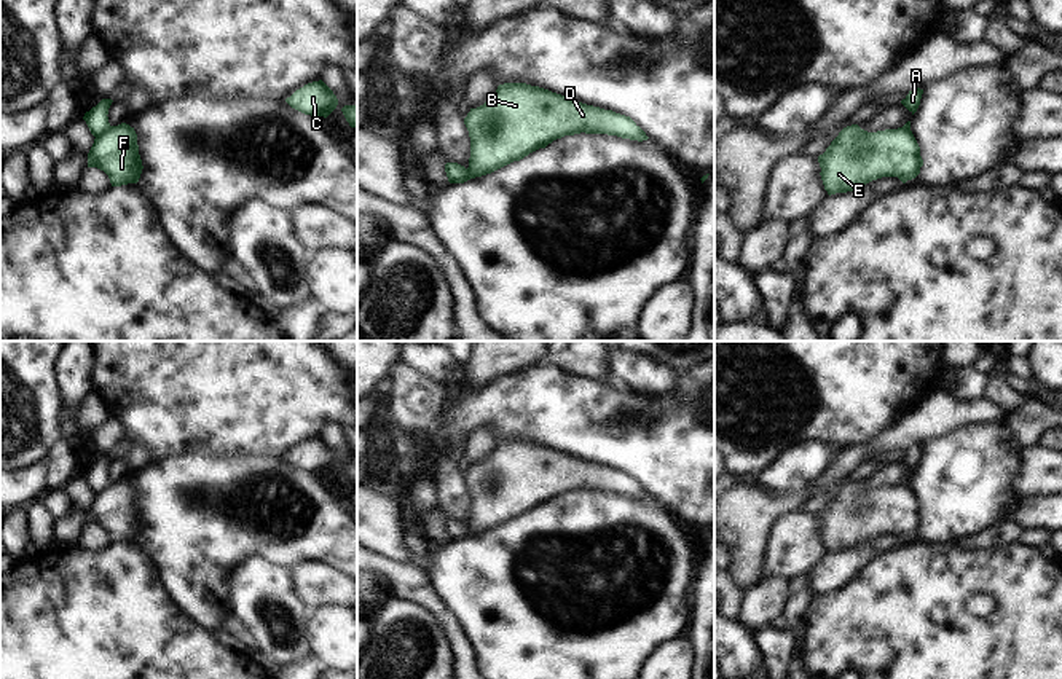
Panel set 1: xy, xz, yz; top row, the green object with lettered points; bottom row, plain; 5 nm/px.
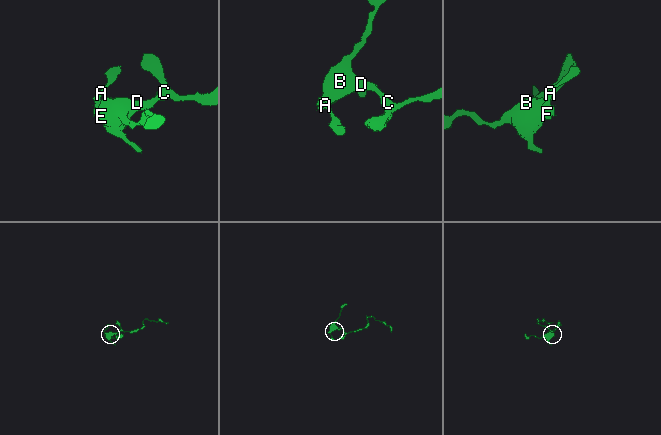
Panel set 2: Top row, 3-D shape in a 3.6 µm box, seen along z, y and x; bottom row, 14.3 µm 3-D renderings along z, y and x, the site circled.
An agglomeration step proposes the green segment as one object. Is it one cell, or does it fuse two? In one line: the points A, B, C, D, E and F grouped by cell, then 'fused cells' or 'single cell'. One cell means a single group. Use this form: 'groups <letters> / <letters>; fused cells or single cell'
groups A / B C D E F; fused cells

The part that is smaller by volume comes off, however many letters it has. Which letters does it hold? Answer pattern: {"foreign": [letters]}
{"foreign": ["A"]}

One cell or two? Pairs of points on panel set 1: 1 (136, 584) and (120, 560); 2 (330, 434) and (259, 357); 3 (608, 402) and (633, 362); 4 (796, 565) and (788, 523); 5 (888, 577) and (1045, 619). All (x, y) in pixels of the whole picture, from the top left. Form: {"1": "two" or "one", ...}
{"1": "one", "2": "two", "3": "two", "4": "one", "5": "one"}

